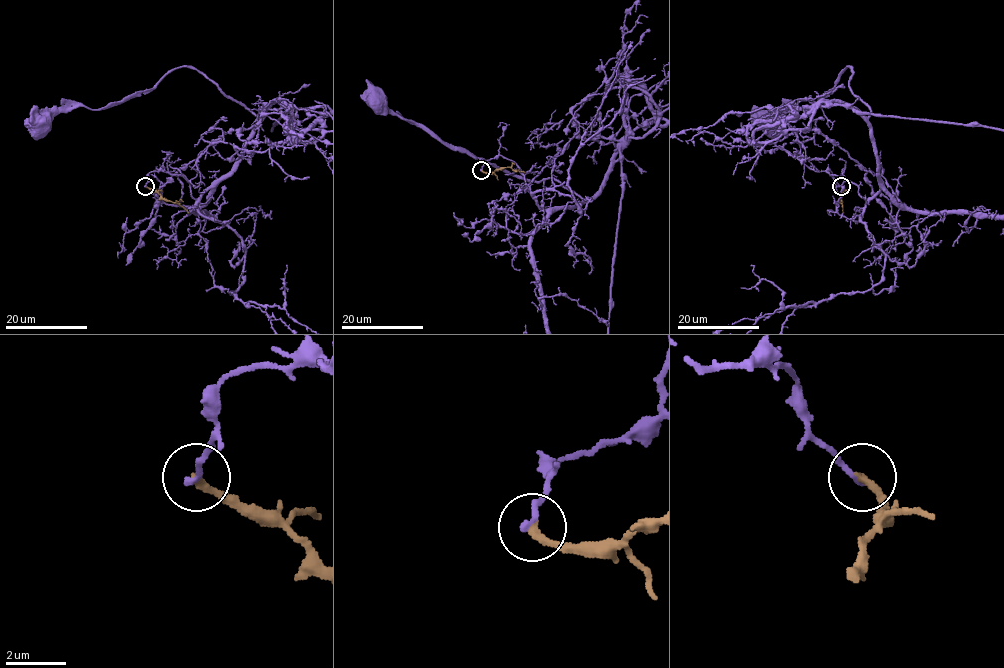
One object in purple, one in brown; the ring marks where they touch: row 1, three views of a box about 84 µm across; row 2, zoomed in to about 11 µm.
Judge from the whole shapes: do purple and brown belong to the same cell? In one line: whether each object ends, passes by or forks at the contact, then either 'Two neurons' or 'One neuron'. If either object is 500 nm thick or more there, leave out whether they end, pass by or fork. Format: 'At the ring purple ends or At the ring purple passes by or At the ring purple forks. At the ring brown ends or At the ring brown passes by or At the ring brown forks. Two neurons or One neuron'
At the ring purple ends. At the ring brown ends. Two neurons

